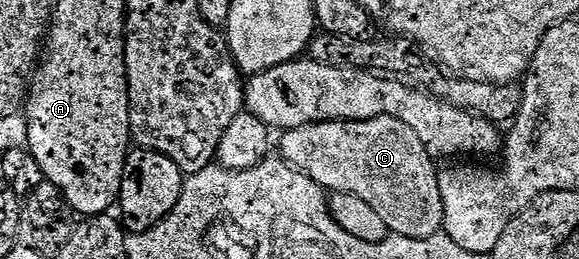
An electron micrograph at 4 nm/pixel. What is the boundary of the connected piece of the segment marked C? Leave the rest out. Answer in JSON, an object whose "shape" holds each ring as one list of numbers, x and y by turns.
{"shape":[[375,117,365,121,319,121,287,130,280,141,279,156,302,171,329,194,349,193,376,212,376,217,397,237,426,239,435,237,444,228,444,208,440,190,440,174,434,158,422,147,422,139,393,117]]}

